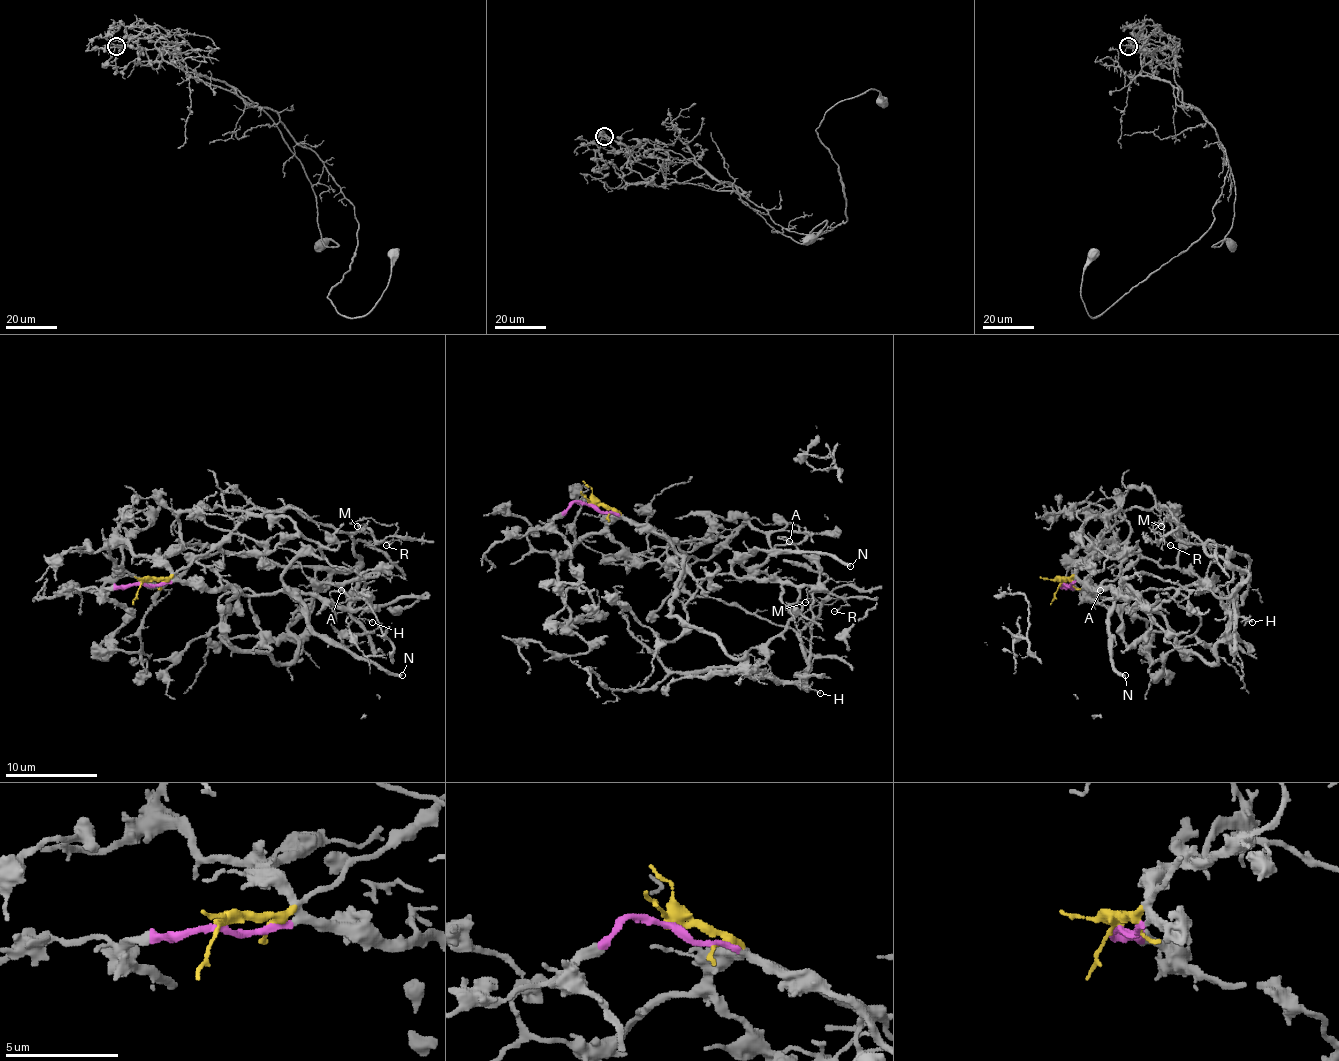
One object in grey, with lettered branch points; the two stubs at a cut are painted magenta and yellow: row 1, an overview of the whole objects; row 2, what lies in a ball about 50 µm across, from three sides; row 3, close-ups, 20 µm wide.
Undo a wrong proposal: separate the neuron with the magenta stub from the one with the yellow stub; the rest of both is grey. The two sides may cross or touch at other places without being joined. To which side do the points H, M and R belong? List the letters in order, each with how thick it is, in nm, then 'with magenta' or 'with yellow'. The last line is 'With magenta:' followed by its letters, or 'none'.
H: 110 nm thick; with magenta
M: 80 nm thick; with magenta
R: 90 nm thick; with magenta
With magenta: H, M, R

